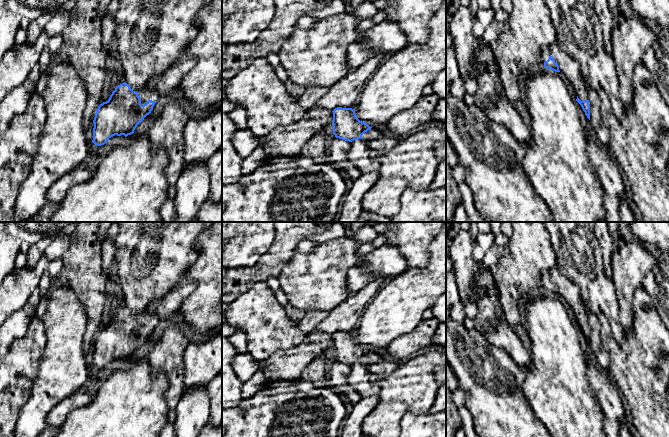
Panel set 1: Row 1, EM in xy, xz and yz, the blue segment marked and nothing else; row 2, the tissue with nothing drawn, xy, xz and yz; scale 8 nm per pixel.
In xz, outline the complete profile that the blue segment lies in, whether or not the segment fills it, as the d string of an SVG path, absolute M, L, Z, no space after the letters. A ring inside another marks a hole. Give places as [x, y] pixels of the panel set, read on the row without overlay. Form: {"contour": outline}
{"contour": "M337 331L333 335L333 358L336 362L352 366L356 363L371 365L382 361L381 357L360 345L352 332Z"}

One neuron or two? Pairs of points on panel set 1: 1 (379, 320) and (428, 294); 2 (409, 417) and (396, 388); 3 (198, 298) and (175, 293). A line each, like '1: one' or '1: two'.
1: one
2: two
3: two

